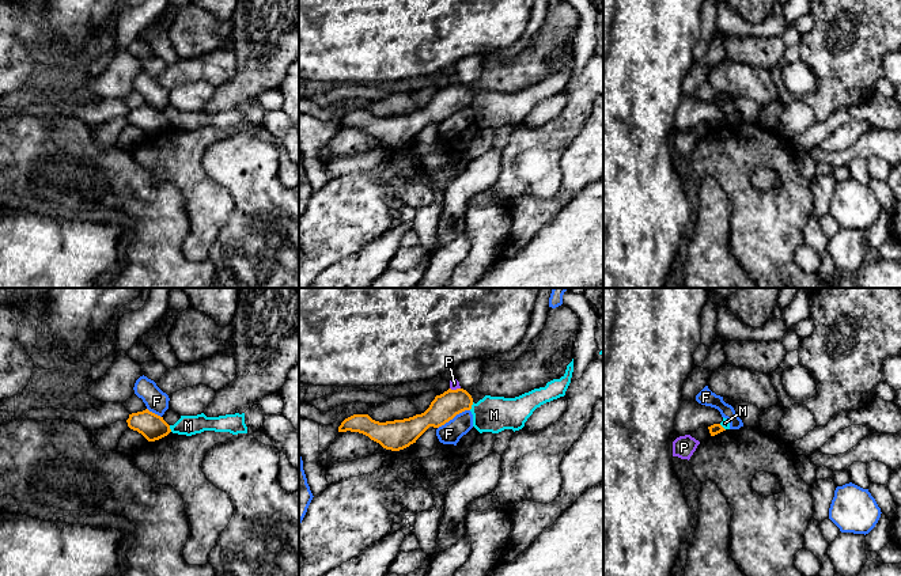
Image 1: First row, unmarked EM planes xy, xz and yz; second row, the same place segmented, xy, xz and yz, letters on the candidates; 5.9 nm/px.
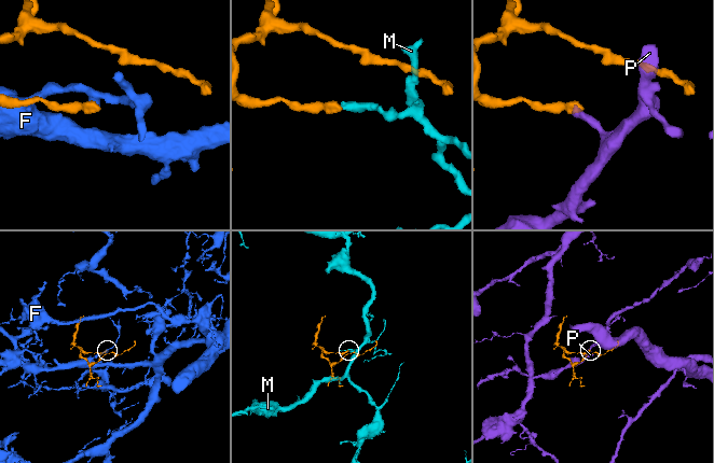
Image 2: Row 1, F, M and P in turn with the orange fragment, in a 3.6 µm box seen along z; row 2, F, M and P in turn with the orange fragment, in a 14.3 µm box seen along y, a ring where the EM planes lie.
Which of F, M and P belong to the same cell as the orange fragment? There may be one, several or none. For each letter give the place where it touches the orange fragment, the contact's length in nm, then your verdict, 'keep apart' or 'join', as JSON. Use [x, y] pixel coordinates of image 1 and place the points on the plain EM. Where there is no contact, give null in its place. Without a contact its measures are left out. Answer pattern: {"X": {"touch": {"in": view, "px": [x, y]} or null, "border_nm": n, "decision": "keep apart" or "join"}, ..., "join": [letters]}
{"F": {"touch": {"in": "xz", "px": [453, 113]}, "border_nm": 220, "decision": "keep apart"}, "M": {"touch": {"in": "xz", "px": [470, 102]}, "border_nm": 50, "decision": "keep apart"}, "P": {"touch": {"in": "xz", "px": [457, 84]}, "border_nm": 60, "decision": "keep apart"}, "join": []}

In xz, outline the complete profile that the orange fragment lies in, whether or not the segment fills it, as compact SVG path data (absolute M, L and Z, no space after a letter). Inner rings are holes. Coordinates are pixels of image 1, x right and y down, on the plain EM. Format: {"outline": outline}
{"outline": "M448 84L436 91L429 103L421 110L386 118L375 117L368 110L353 110L341 118L338 128L359 128L386 145L400 147L416 139L429 122L439 124L444 121L457 110L470 106L472 101L473 94L466 86Z"}

